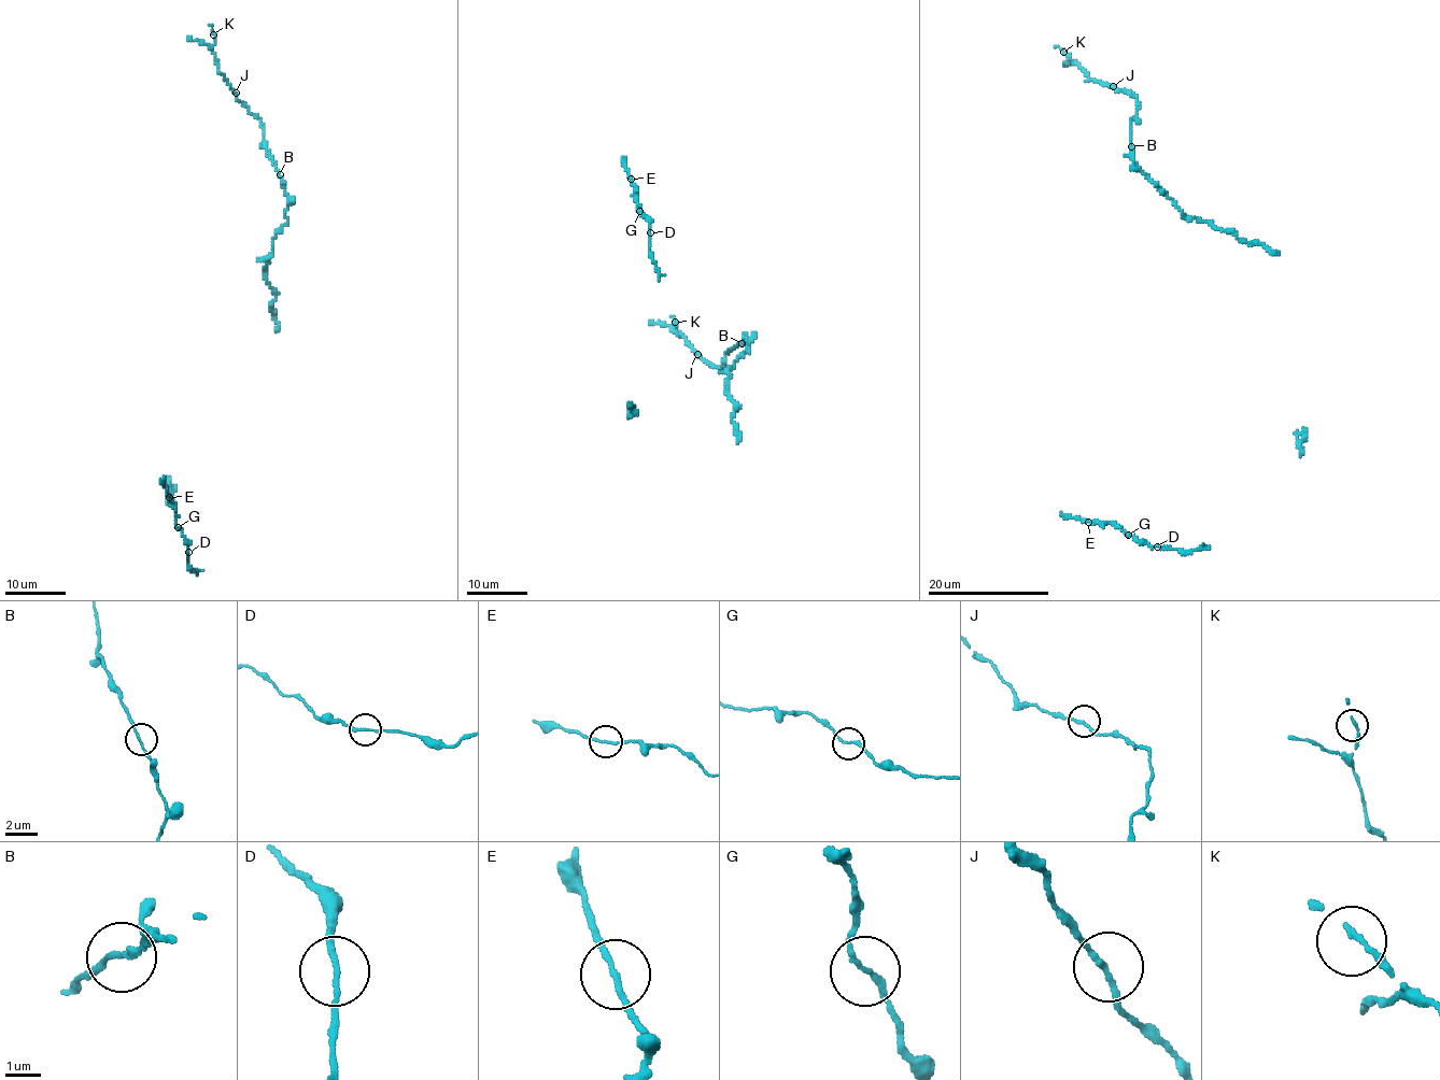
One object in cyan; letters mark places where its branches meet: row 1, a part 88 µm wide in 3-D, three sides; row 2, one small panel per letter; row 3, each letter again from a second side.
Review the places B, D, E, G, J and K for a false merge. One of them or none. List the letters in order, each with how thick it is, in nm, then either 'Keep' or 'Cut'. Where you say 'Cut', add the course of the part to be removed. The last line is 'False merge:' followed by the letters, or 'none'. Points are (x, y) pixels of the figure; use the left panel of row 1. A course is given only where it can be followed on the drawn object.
B: Thickness 130 nm. Keep
D: Thickness 140 nm. Keep
E: Thickness 140 nm. Cut. Course of the part to remove: (169, 497), (163, 477)
G: Thickness 150 nm. Keep
J: Thickness 140 nm. Keep
K: Thickness 130 nm. Keep
False merge: E

